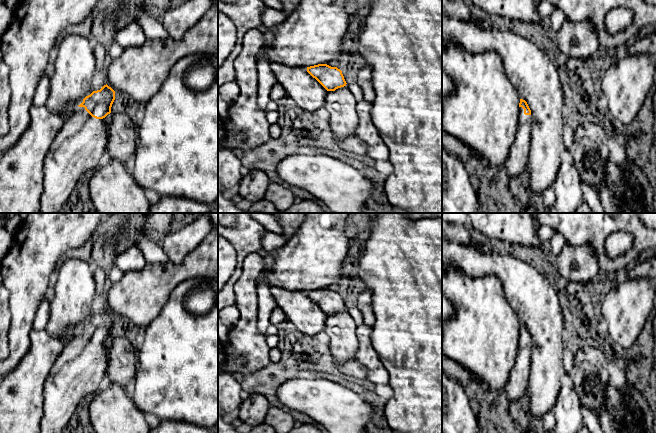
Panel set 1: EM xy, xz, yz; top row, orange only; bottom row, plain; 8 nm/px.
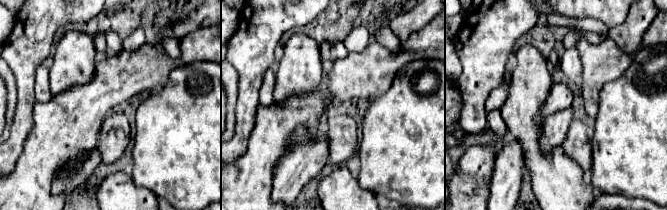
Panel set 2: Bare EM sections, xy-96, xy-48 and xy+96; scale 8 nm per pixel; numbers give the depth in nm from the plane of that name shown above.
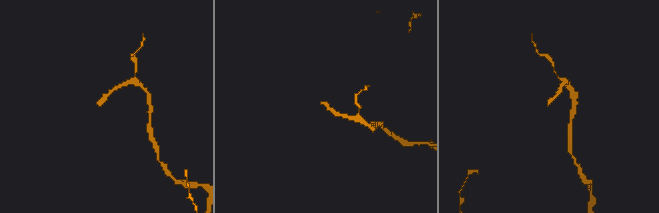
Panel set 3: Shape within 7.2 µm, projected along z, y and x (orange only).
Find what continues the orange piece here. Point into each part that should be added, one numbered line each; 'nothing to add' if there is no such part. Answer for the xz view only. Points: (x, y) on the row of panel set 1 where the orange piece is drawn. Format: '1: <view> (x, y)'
1: xz (341, 104)

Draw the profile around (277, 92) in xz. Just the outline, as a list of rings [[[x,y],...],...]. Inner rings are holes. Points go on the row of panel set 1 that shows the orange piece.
[[[275,84],[272,89],[271,89],[271,93],[270,93],[270,99],[271,100],[278,100],[281,99],[282,97],[285,97],[286,93],[284,88],[280,85],[280,84]]]

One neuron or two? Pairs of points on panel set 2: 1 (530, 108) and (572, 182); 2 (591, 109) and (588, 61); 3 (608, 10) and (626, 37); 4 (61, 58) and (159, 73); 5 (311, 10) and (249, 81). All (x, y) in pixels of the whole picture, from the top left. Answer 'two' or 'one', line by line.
1: one
2: one
3: two
4: two
5: one

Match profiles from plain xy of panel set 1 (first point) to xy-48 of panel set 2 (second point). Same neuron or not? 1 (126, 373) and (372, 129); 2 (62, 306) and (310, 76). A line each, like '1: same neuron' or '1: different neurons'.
1: different neurons
2: same neuron

